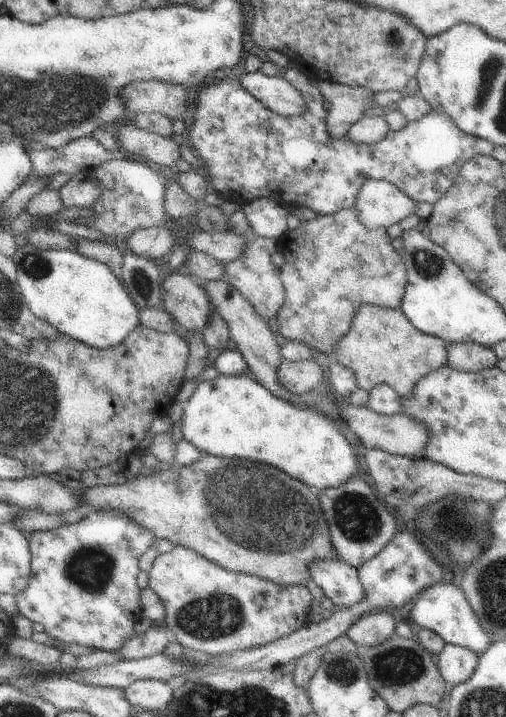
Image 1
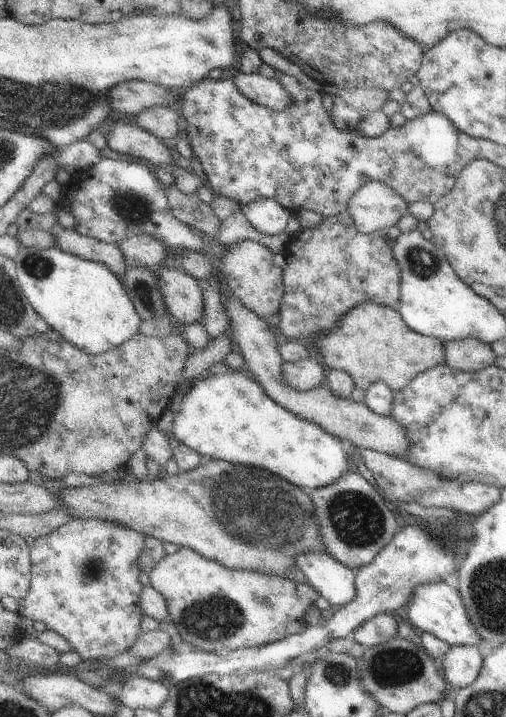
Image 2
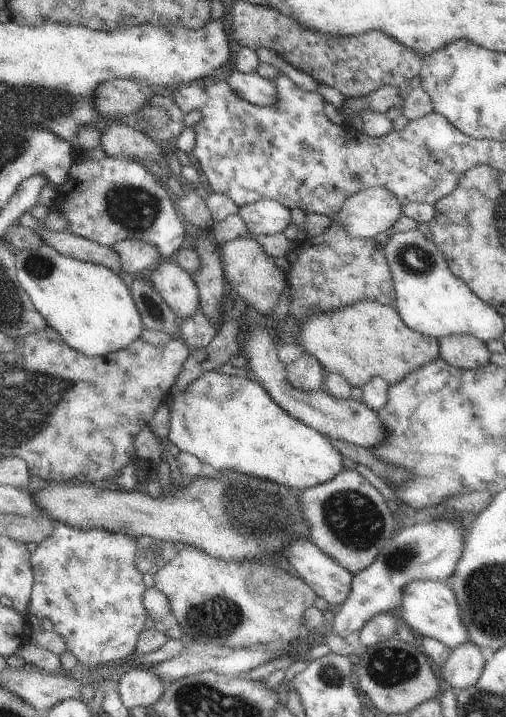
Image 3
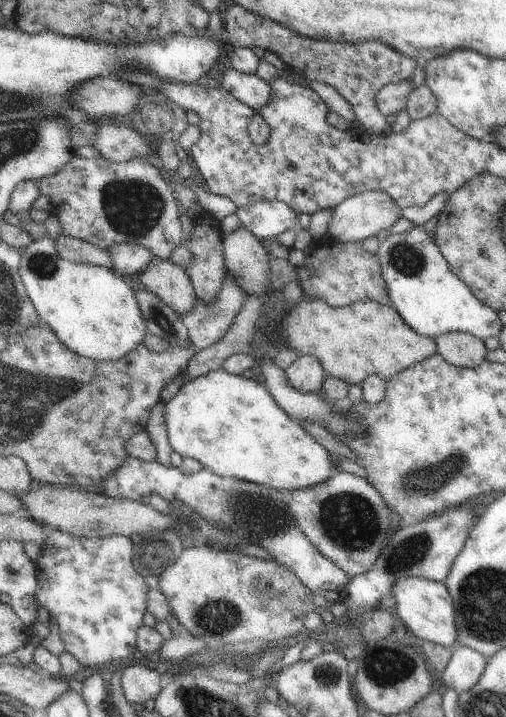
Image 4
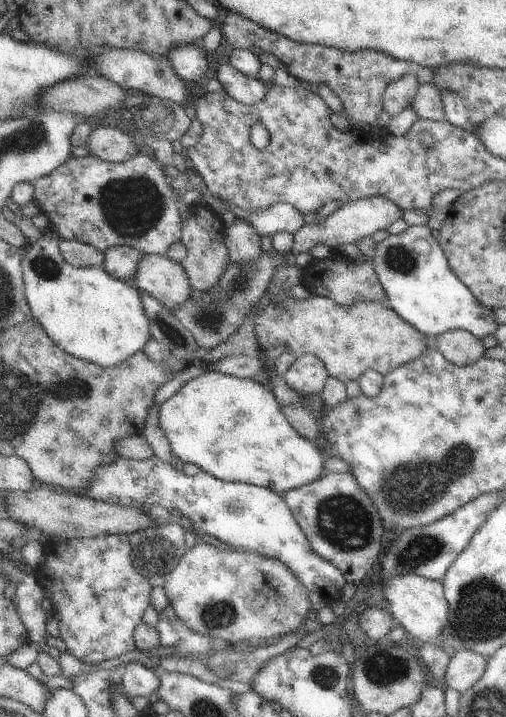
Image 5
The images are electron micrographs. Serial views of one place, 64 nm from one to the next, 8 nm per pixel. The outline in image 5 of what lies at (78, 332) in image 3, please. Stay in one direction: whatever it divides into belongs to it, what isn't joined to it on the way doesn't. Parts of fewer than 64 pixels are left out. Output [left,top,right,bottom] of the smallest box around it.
[22,228,151,368]

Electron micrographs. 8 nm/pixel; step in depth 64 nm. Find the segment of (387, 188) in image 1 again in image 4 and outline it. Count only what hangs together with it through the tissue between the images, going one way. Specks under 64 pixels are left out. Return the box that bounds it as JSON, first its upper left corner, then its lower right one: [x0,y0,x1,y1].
[323,192,402,244]

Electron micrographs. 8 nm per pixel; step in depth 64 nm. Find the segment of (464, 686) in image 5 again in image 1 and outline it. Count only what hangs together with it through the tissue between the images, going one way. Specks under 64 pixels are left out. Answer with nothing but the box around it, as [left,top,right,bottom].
[434,643,479,685]

